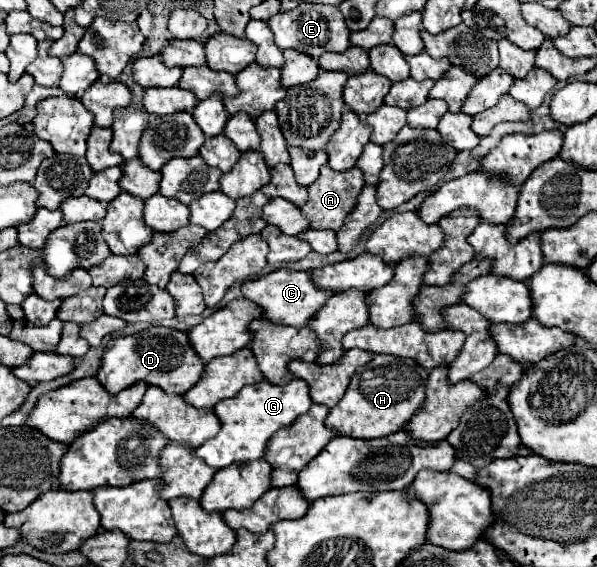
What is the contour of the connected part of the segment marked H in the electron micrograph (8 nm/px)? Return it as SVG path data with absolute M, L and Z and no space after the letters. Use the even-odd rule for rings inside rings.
M373 355L373 359L359 367L351 375L351 383L343 399L329 411L325 423L337 435L355 437L355 439L373 439L387 437L411 419L411 415L423 407L427 385L427 369L417 365L413 359L395 357L395 355Z

